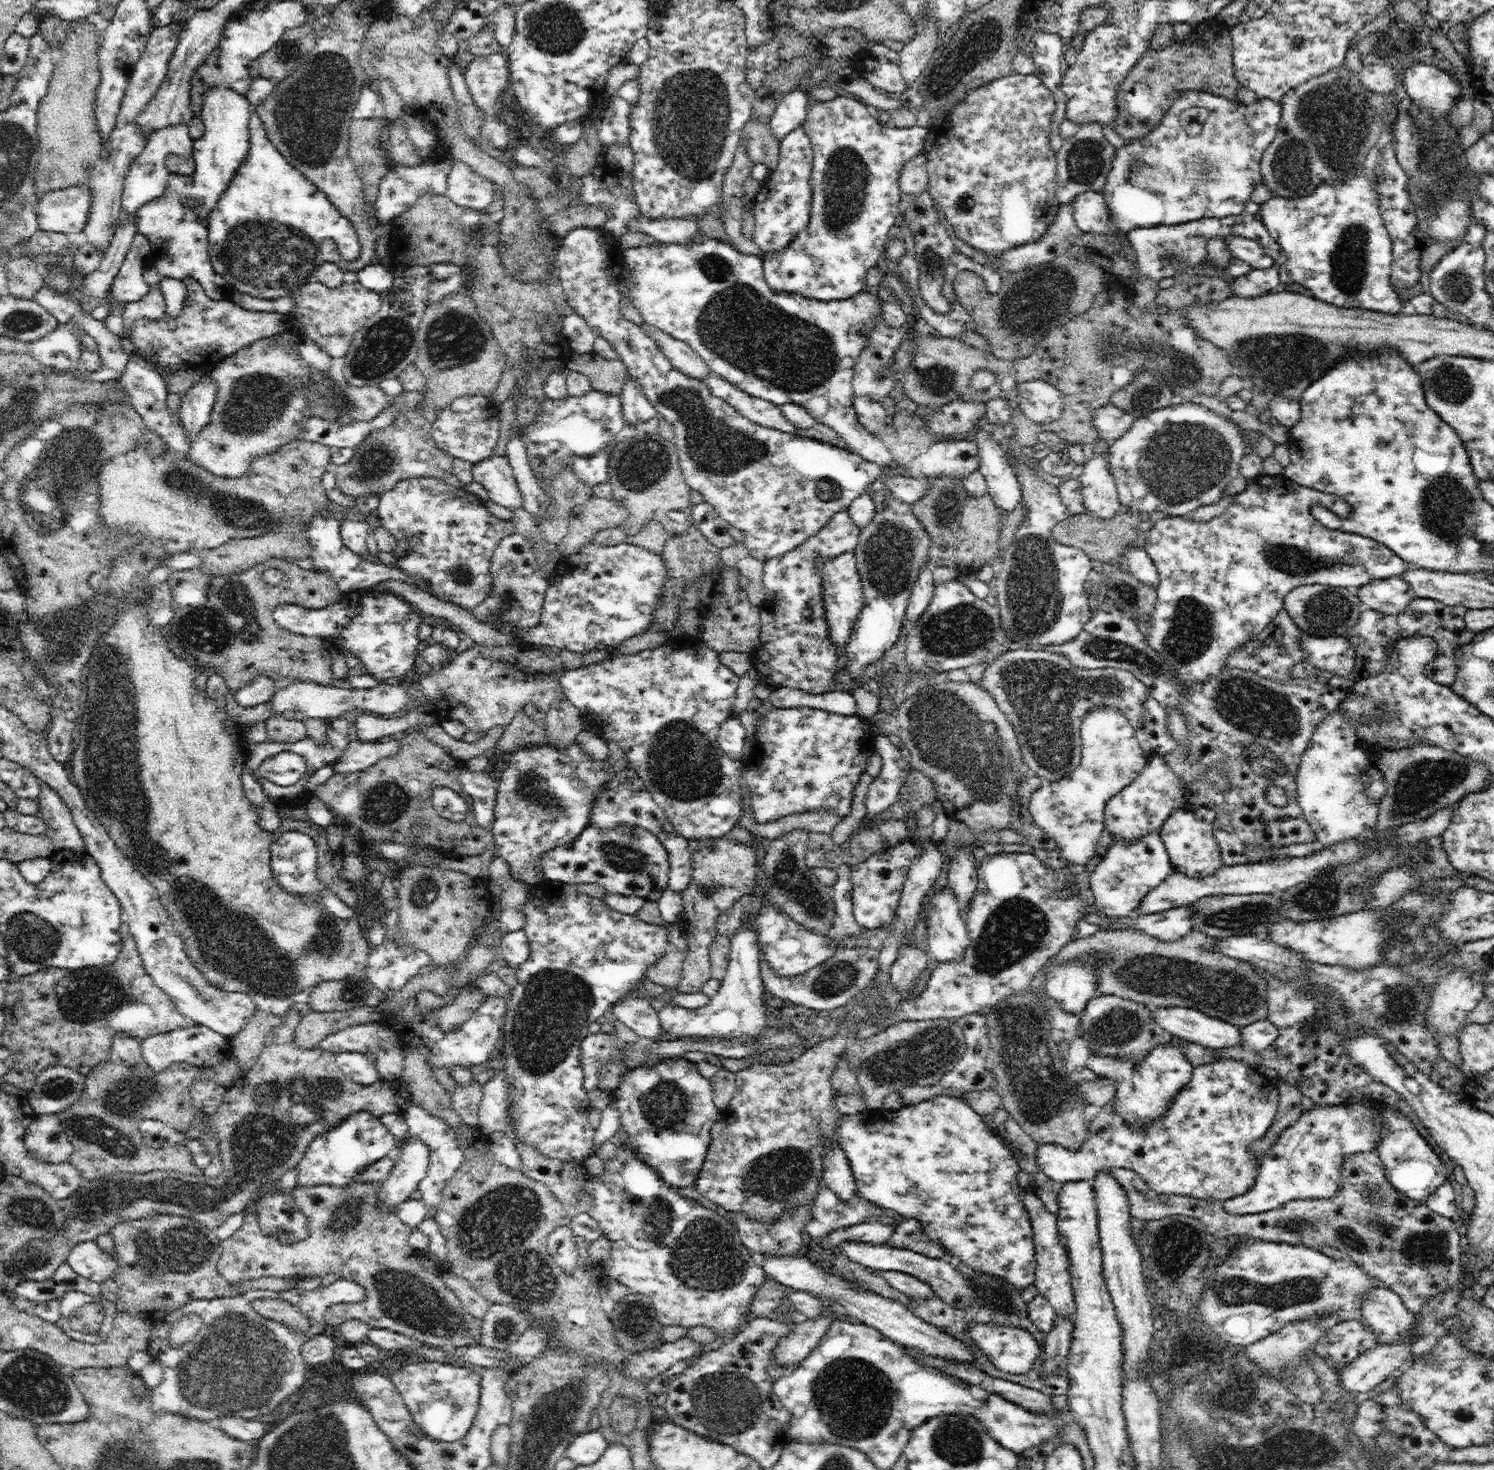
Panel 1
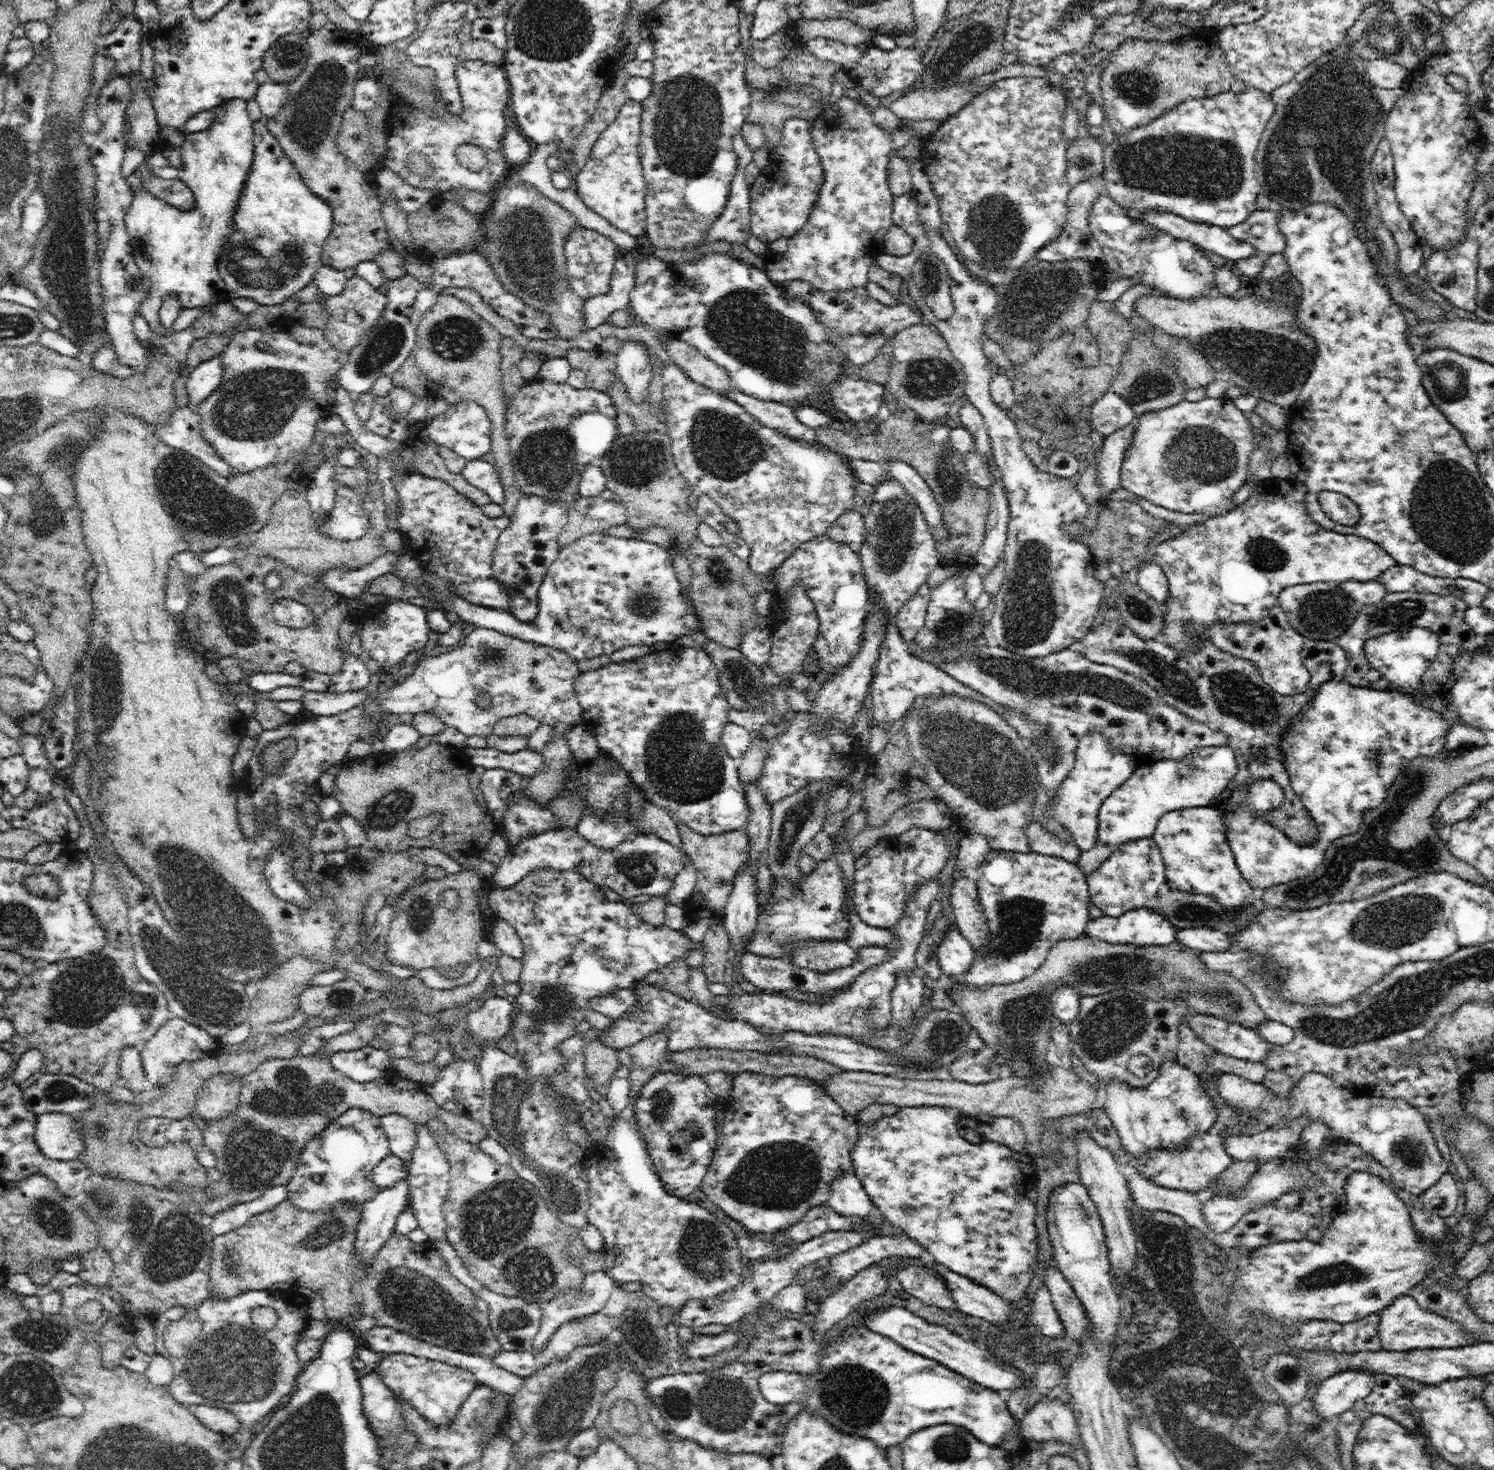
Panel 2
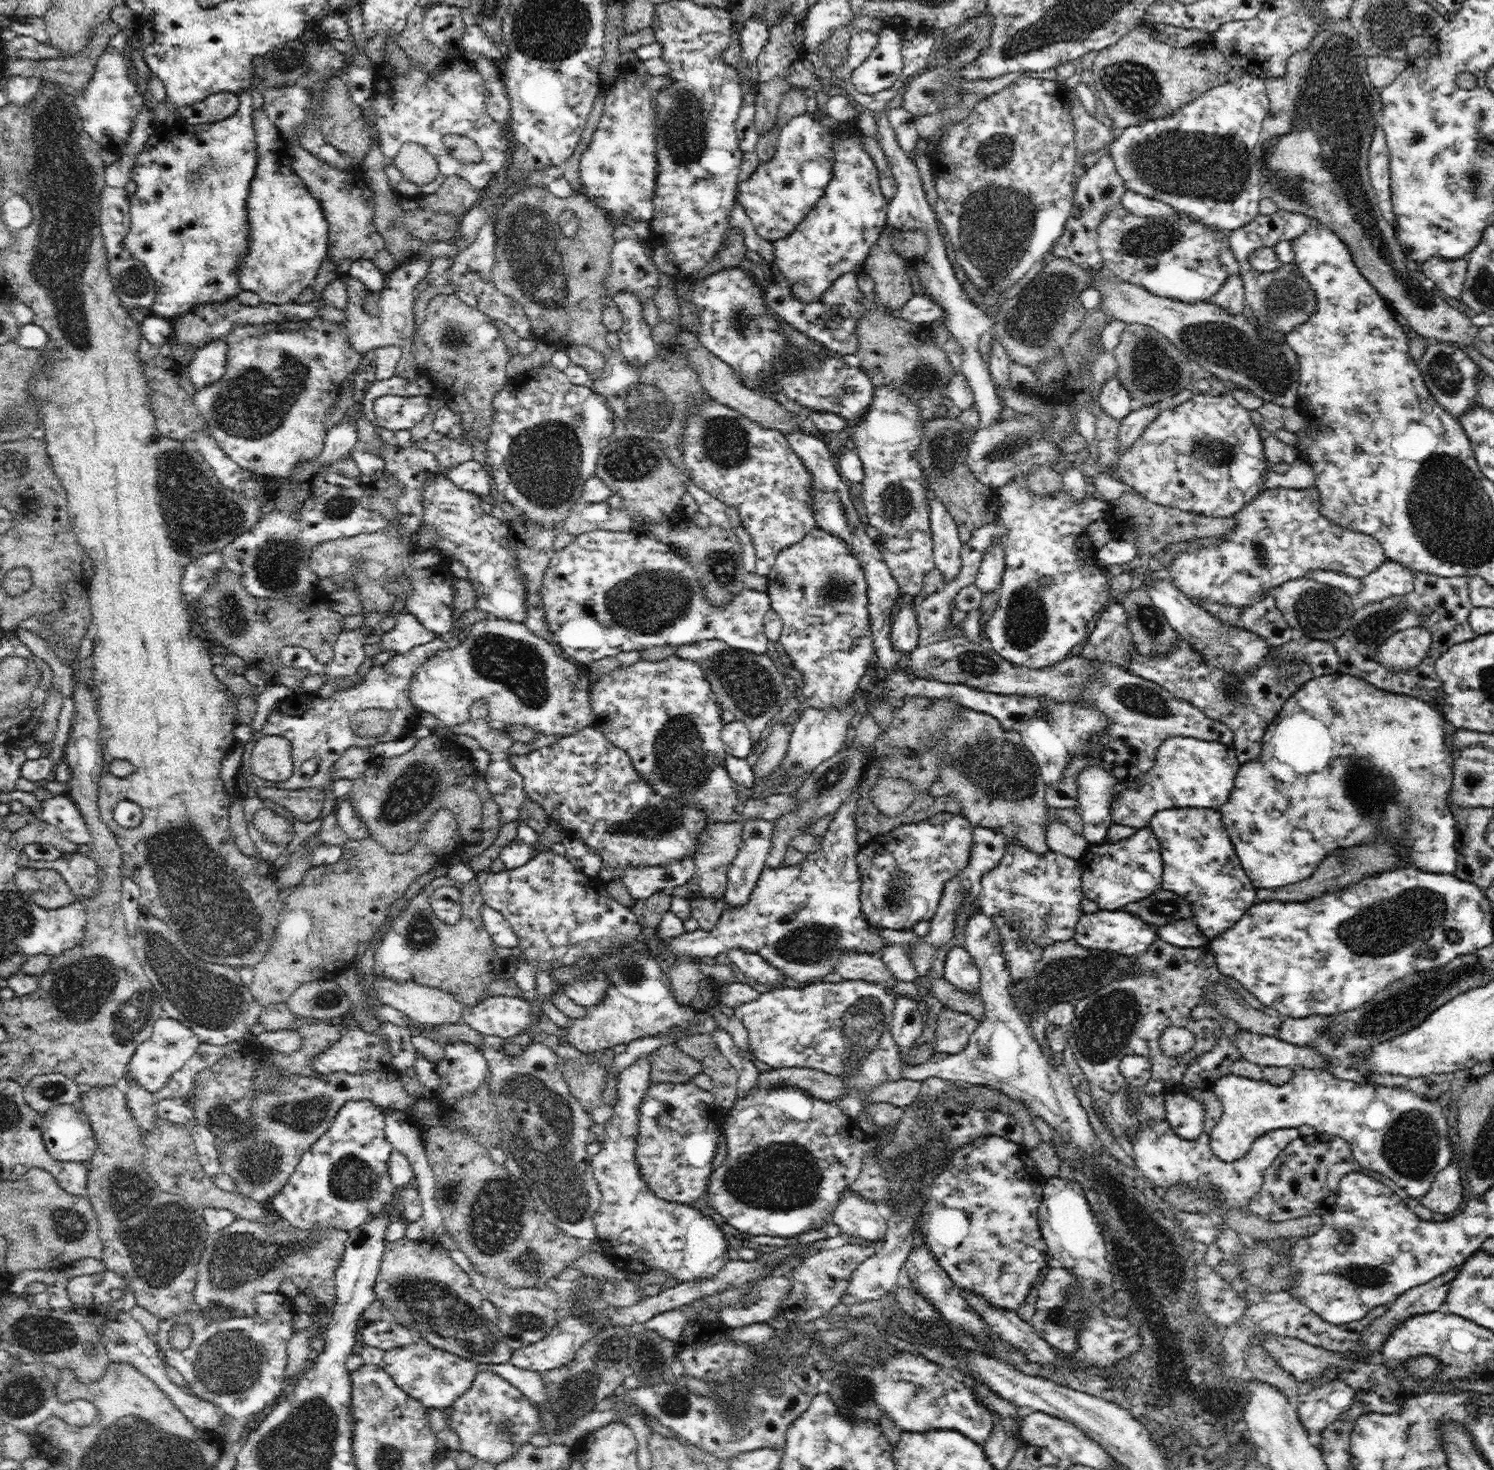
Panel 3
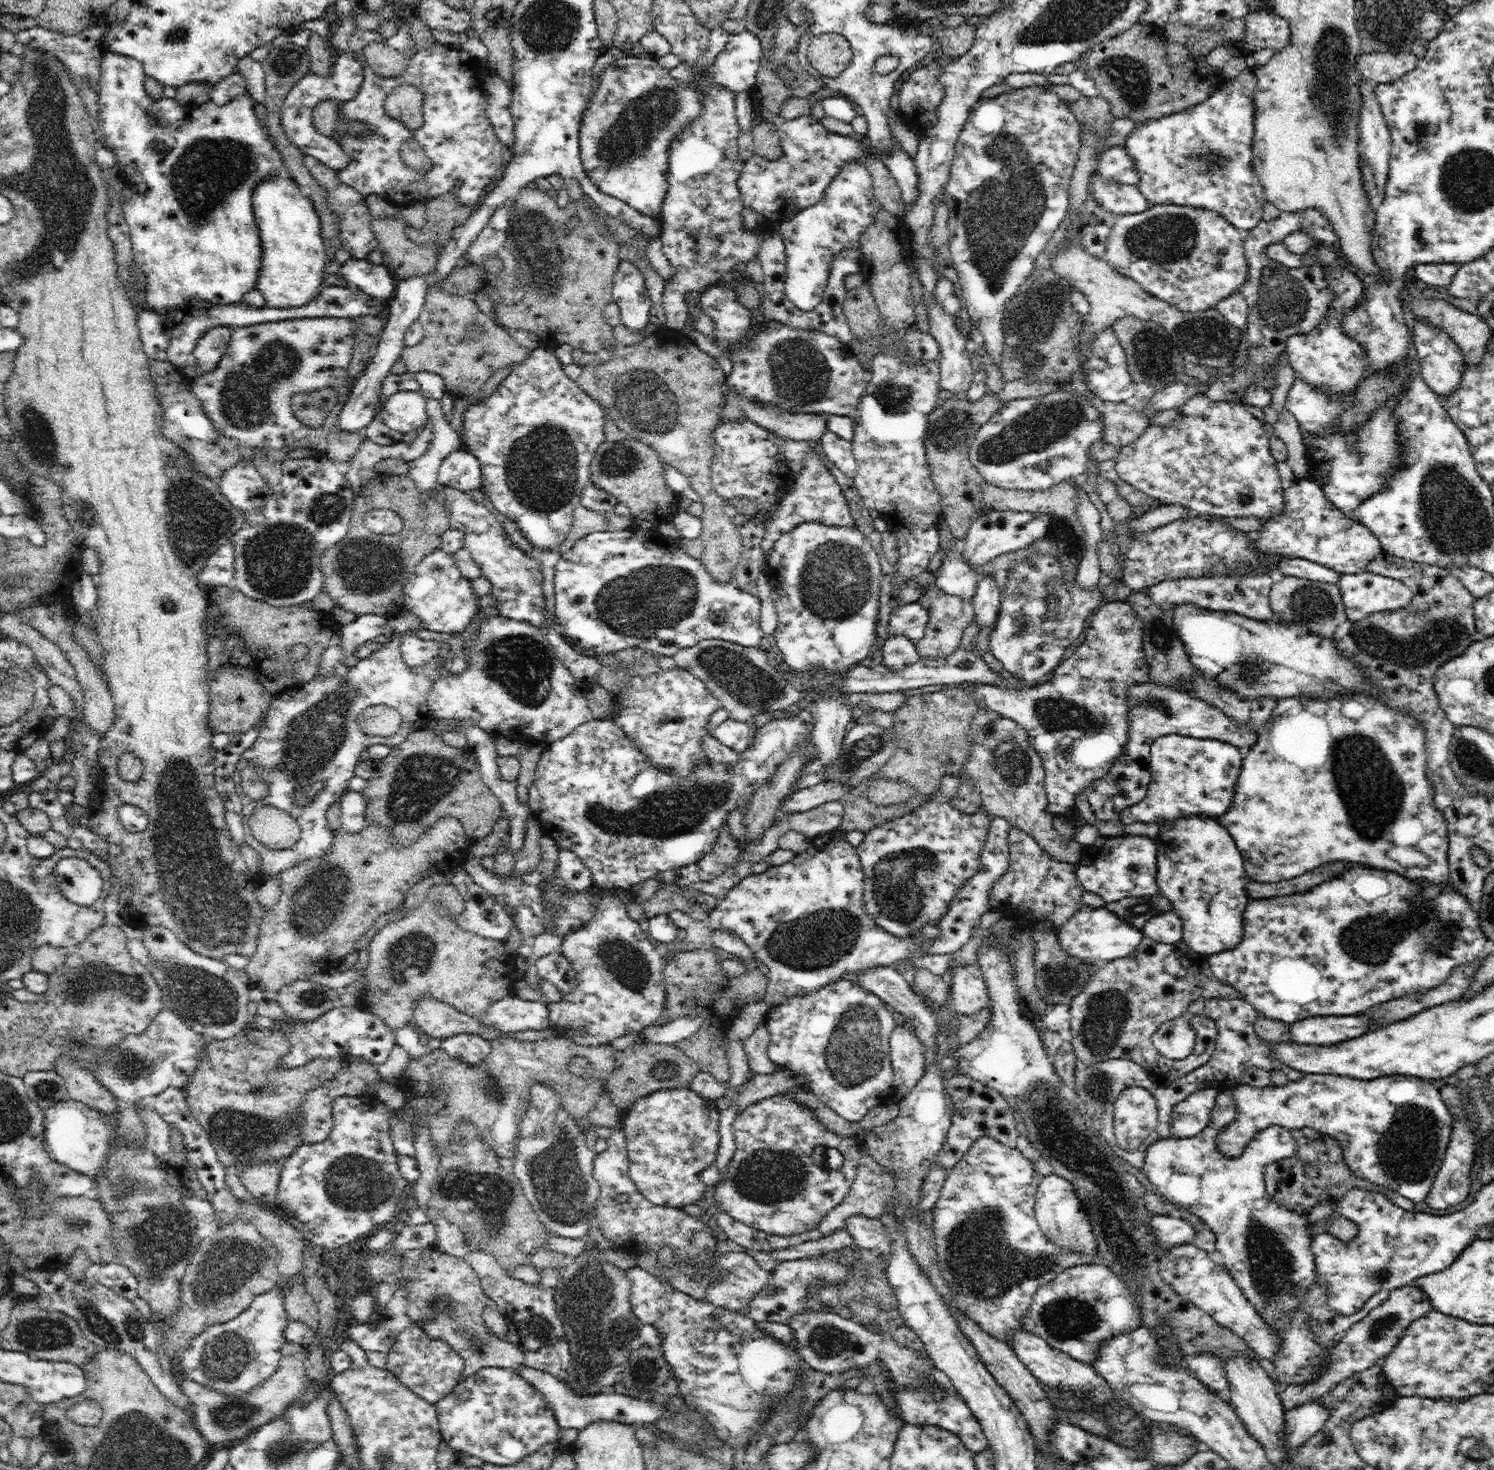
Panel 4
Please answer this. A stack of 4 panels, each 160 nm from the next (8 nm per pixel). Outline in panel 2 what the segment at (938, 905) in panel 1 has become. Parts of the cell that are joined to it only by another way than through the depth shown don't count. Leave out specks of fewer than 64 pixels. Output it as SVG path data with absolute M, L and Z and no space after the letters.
M956 926L946 931L943 941L938 945L937 955L944 978L956 978L969 971L975 959L974 947Z

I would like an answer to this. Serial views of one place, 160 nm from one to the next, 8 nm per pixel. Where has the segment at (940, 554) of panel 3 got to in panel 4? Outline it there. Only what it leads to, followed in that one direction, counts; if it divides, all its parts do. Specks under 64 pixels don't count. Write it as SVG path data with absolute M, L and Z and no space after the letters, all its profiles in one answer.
M952 545L943 558L942 568L936 573L936 585L949 596L958 596L972 603L980 575L962 559L962 554Z

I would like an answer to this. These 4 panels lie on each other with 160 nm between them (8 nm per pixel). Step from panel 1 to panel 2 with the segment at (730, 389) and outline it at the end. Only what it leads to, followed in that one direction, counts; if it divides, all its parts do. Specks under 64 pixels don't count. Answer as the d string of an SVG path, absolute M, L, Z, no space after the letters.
M732 389L727 396L730 397L730 400L734 400L740 406L743 406L748 414L751 414L764 426L776 429L779 433L798 441L819 443L815 429L802 424L797 419L790 403L764 401L736 389Z

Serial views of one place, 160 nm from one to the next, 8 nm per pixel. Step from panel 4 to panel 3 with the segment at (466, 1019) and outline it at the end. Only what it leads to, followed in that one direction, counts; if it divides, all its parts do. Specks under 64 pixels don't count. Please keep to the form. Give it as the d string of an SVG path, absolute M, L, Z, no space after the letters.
M386 977L382 980L374 978L376 990L379 1000L383 1004L387 1004L403 1012L406 1017L411 1018L418 1024L418 1027L433 1026L443 1027L449 1024L456 1024L463 1018L463 1011L466 1009L464 1003L458 1001L450 992L446 992L439 988L427 987L414 981L406 981L398 983Z

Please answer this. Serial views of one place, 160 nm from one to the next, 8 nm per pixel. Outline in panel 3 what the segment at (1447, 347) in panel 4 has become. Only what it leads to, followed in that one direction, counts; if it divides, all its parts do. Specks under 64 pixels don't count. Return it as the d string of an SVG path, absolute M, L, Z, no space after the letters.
M1432 340L1433 346L1428 346L1420 358L1419 370L1423 376L1430 394L1436 402L1443 406L1452 416L1458 419L1466 410L1477 404L1478 366L1462 351L1450 344L1437 343Z

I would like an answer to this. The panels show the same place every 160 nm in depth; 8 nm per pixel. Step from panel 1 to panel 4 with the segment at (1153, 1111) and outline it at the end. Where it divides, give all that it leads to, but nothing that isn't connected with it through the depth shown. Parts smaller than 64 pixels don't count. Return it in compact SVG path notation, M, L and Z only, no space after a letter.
M1224 1090L1219 1094L1211 1114L1210 1125L1200 1134L1182 1140L1166 1137L1154 1141L1146 1150L1142 1170L1152 1186L1156 1187L1157 1194L1174 1203L1177 1208L1184 1206L1188 1212L1196 1214L1212 1229L1215 1250L1222 1254L1224 1266L1235 1278L1244 1296L1256 1307L1258 1315L1283 1338L1280 1350L1272 1360L1275 1372L1271 1378L1288 1385L1301 1385L1309 1383L1316 1374L1325 1370L1331 1353L1331 1349L1322 1346L1308 1327L1305 1294L1307 1288L1318 1281L1315 1256L1311 1249L1313 1237L1308 1235L1309 1226L1328 1218L1335 1209L1335 1203L1328 1200L1316 1202L1316 1206L1310 1210L1294 1212L1286 1210L1268 1196L1264 1177L1266 1165L1282 1158L1293 1157L1298 1150L1297 1140L1288 1128L1274 1126L1258 1130L1244 1148L1244 1152L1235 1158L1228 1158L1217 1149L1218 1133L1238 1116L1233 1096L1232 1090Z

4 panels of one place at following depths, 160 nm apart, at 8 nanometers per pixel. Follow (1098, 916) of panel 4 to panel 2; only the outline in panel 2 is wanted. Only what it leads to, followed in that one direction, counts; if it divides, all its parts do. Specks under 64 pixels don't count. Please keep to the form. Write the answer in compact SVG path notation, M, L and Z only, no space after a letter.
M1146 907L1129 910L1122 916L1090 918L1084 935L1112 944L1162 946L1176 941L1177 928L1162 913Z

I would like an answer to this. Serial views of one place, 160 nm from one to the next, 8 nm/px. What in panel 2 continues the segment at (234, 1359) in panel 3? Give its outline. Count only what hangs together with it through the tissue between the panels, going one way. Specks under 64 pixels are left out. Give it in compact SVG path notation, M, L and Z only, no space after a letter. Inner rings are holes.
M251 1290L237 1297L218 1300L206 1299L195 1310L198 1318L202 1321L203 1328L188 1352L180 1358L168 1355L163 1344L163 1334L169 1323L180 1320L182 1315L188 1311L186 1307L172 1307L159 1314L152 1322L157 1336L155 1352L167 1357L174 1370L173 1379L169 1382L169 1392L180 1404L185 1406L206 1404L229 1410L242 1423L240 1430L231 1435L232 1438L240 1444L248 1444L254 1435L252 1432L256 1432L250 1426L256 1424L256 1420L260 1420L262 1416L270 1414L282 1402L282 1398L286 1398L285 1396L293 1394L295 1391L296 1378L303 1370L303 1365L296 1356L295 1346L298 1343L299 1335L307 1328L308 1322L312 1319L308 1314L308 1302L306 1299L303 1302L294 1302L290 1299L290 1291ZM266 1307L272 1307L278 1315L274 1328L267 1331L256 1326L254 1320L257 1312Z

